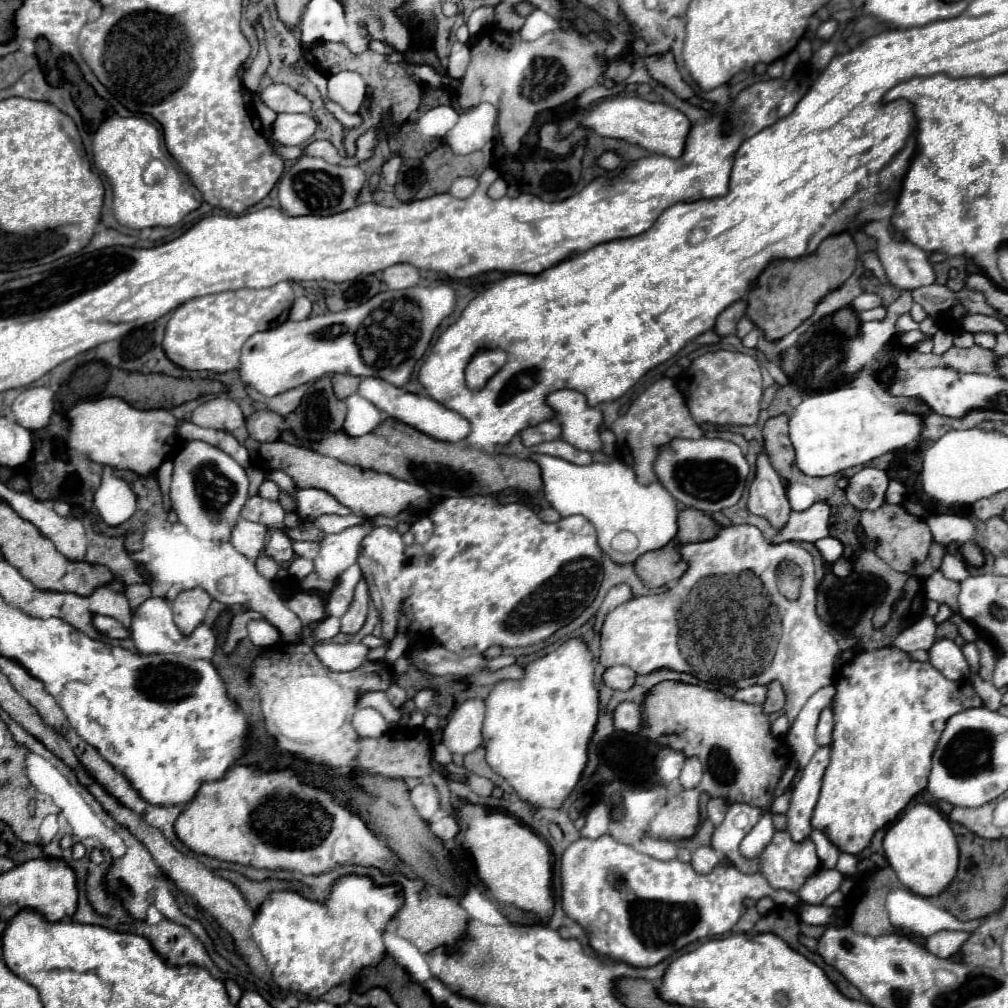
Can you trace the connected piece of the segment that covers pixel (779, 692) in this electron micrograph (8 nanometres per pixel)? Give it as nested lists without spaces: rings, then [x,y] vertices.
[[[771,682],[769,684],[769,692],[767,692],[767,700],[763,704],[765,714],[773,714],[773,712],[781,712],[785,706],[785,694],[779,682]]]

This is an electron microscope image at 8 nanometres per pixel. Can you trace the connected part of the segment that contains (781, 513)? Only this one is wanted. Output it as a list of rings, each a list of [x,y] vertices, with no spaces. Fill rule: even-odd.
[[[765,452],[757,456],[757,468],[755,478],[749,486],[747,508],[751,514],[767,518],[775,528],[783,528],[791,514],[791,506],[785,496],[785,486],[781,484],[779,474],[769,464]]]

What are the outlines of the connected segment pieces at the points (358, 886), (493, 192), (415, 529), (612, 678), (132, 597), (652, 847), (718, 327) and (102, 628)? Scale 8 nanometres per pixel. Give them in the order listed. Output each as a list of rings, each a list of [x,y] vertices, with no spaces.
[[[349,874],[333,884],[329,900],[323,904],[315,904],[313,900],[307,900],[295,892],[273,892],[263,902],[251,932],[279,988],[303,992],[309,998],[321,998],[333,986],[353,978],[361,968],[381,962],[385,954],[381,934],[393,914],[399,910],[401,902],[403,898],[399,896],[397,886],[375,886],[367,876]]]
[[[497,178],[497,180],[489,186],[487,194],[489,194],[489,198],[503,198],[503,196],[507,194],[507,182],[505,182],[503,178]]]
[[[421,516],[417,522],[413,522],[411,524],[411,532],[413,532],[413,536],[415,536],[415,542],[419,542],[419,544],[425,544],[429,538],[431,538],[431,534],[433,534],[433,522],[427,518],[427,516]]]
[[[611,666],[603,674],[603,682],[615,690],[629,690],[635,684],[635,672],[627,666]]]
[[[141,582],[141,584],[129,584],[129,586],[125,586],[123,592],[127,594],[127,600],[129,600],[133,612],[135,612],[147,598],[151,598],[151,588],[149,588],[145,582]]]
[[[643,838],[639,844],[643,854],[649,854],[657,860],[673,860],[677,856],[677,846],[671,840],[657,840],[657,838]]]
[[[739,300],[735,304],[731,304],[727,310],[723,310],[717,318],[717,324],[715,324],[715,332],[719,336],[729,336],[735,332],[735,326],[737,322],[745,316],[745,308],[747,308],[747,302],[745,300]]]
[[[95,616],[93,624],[101,634],[109,638],[129,638],[131,636],[131,630],[127,630],[123,624],[119,624],[115,618],[109,618],[109,616]]]

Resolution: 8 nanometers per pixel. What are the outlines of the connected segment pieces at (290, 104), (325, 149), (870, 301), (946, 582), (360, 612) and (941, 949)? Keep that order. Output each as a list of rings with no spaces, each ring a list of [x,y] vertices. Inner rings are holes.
[[[271,84],[259,92],[259,100],[273,112],[309,112],[311,102],[287,84]]]
[[[319,140],[319,152],[311,152],[311,156],[319,156],[323,160],[327,160],[329,164],[341,164],[341,166],[349,166],[351,160],[339,156],[339,152],[335,150],[335,146],[327,140]]]
[[[861,294],[853,300],[853,308],[855,312],[863,312],[863,310],[871,310],[881,306],[881,298],[877,294]]]
[[[937,570],[933,576],[925,580],[925,596],[939,604],[949,604],[955,612],[957,612],[957,594],[959,594],[959,582],[945,578],[941,570]]]
[[[361,578],[355,588],[353,602],[351,602],[349,610],[345,612],[345,616],[341,618],[341,632],[355,634],[357,630],[361,630],[365,616],[367,616],[367,606],[369,606],[369,588],[367,588],[365,578]]]
[[[939,932],[927,938],[927,950],[933,952],[939,958],[949,958],[957,954],[963,946],[963,942],[969,938],[969,932]]]

